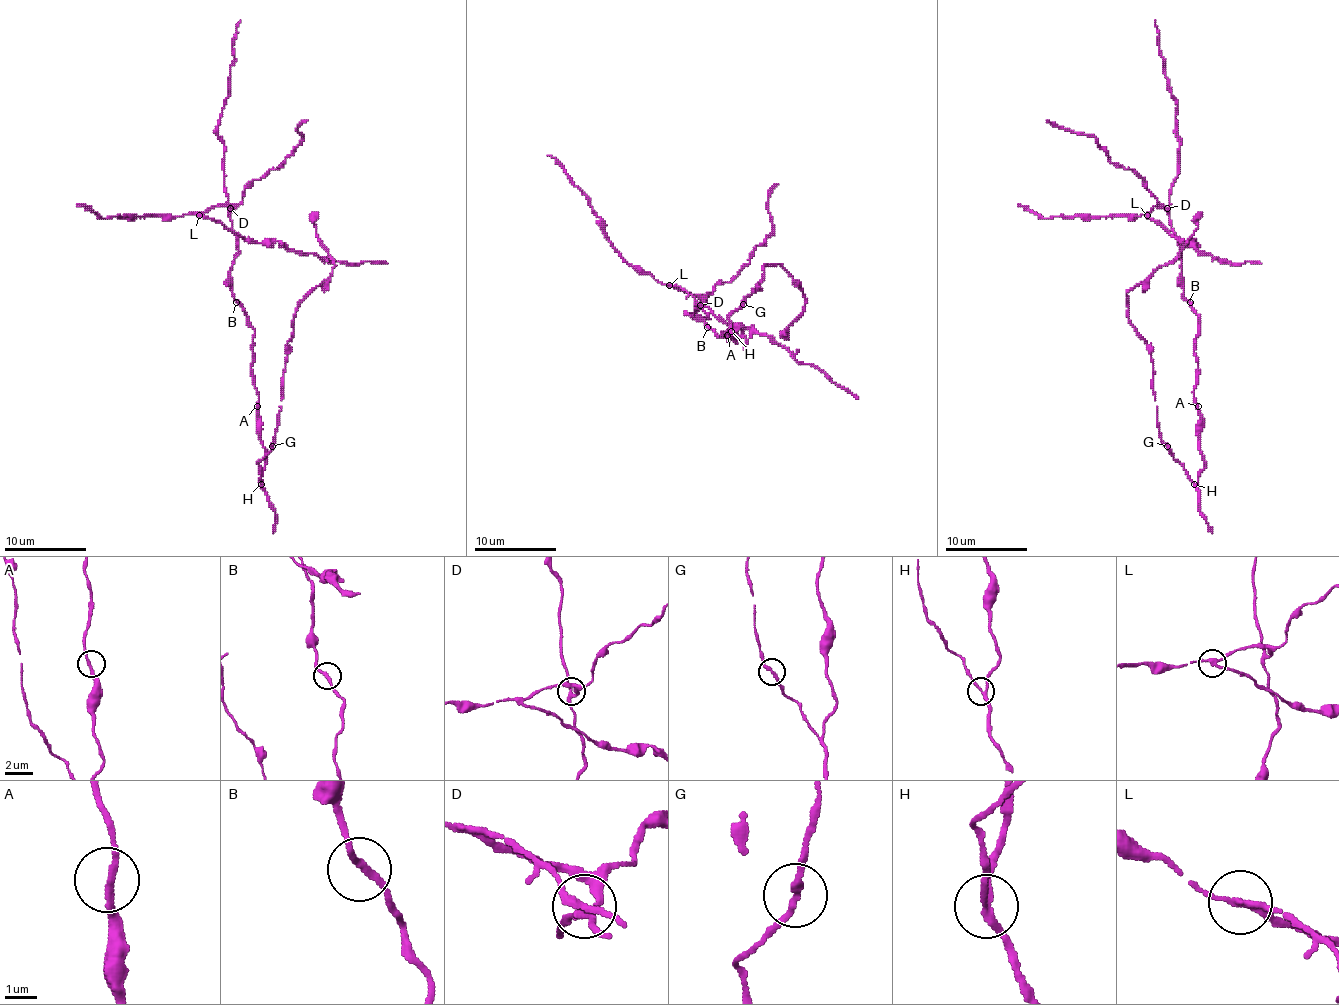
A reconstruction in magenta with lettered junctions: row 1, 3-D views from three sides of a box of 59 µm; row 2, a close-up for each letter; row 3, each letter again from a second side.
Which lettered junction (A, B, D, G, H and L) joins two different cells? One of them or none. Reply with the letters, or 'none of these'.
L

